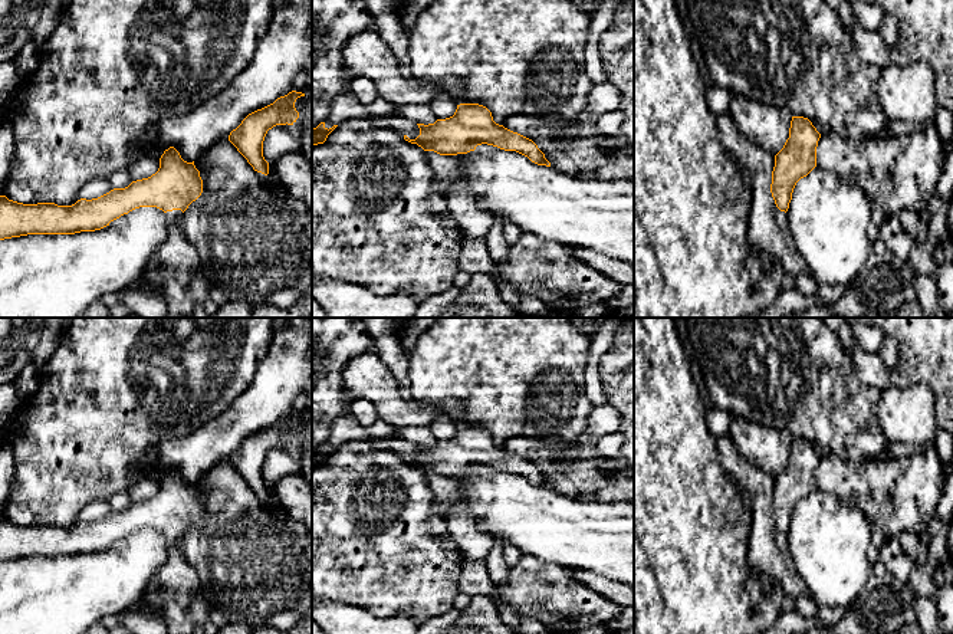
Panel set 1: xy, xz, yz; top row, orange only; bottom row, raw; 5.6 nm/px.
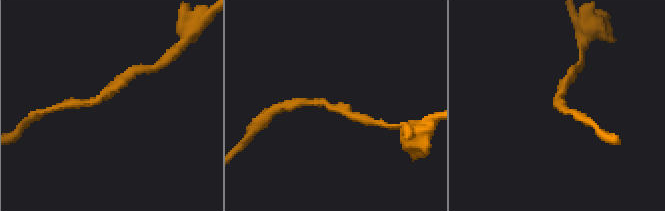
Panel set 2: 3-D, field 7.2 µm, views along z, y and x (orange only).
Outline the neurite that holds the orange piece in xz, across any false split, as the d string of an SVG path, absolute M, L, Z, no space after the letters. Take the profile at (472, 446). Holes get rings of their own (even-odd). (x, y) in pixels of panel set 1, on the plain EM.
M460 426L453 438L437 441L428 447L417 447L420 457L415 461L404 457L404 461L417 466L424 473L457 477L487 466L505 473L516 473L538 487L551 489L545 476L532 461L496 446L492 434L479 426Z

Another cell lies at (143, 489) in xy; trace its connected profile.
M141 477L126 490L132 503L148 500L160 490L160 482Z

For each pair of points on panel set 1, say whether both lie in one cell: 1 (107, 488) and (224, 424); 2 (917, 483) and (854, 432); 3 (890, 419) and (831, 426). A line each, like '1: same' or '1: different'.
1: different
2: different
3: different

